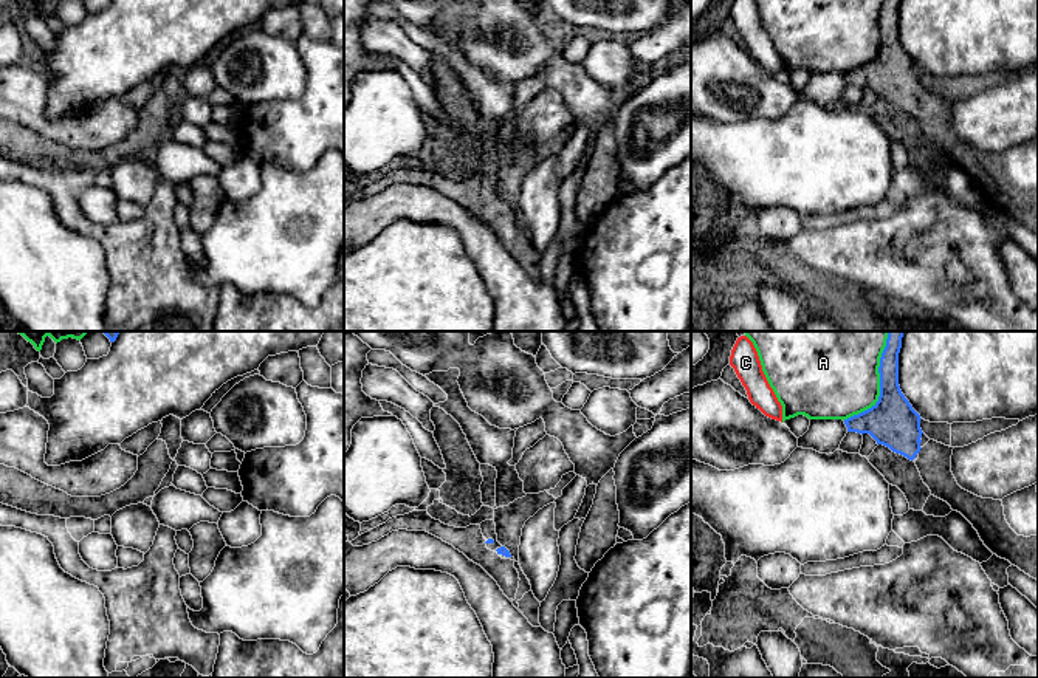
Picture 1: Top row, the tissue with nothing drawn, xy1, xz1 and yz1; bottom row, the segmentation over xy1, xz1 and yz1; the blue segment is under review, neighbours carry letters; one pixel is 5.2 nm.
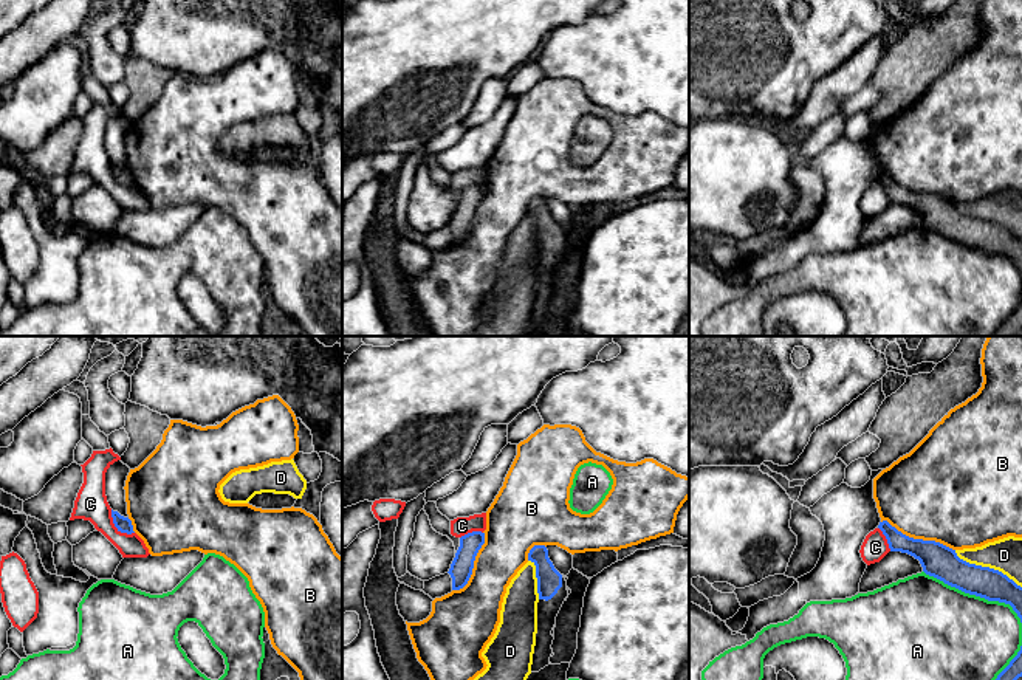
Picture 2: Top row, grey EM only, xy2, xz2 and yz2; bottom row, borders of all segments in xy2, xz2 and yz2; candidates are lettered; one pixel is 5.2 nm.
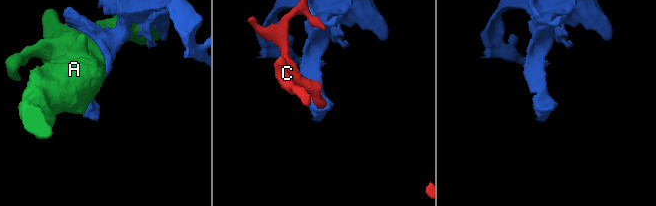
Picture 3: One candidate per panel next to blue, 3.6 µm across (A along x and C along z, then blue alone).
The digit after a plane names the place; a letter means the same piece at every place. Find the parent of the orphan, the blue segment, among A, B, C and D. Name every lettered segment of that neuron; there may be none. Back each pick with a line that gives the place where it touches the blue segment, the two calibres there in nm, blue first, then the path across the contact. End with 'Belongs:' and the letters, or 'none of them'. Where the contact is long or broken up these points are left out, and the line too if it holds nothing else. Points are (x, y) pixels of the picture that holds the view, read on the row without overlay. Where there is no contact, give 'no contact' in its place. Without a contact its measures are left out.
Belongs: none of them

